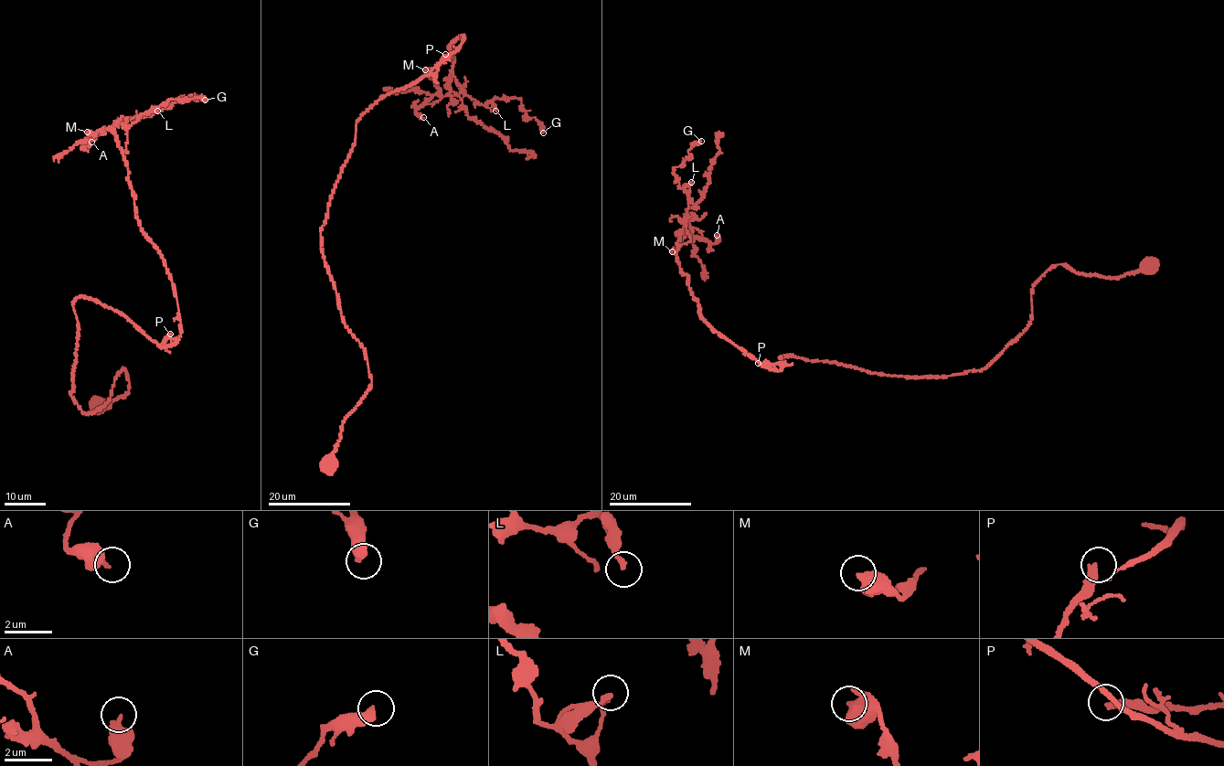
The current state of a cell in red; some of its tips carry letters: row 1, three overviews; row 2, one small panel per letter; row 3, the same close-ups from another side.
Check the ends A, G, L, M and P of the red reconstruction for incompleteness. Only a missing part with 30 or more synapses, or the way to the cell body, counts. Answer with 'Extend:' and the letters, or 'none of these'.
Extend: M, P

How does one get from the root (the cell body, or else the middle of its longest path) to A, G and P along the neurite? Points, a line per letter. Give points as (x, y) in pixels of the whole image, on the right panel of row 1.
A: (1149, 265), (1051, 266), (984, 369), (790, 355), (777, 369), (700, 314), (677, 240), (717, 235)
G: (1149, 265), (1051, 266), (984, 369), (771, 368), (703, 319), (676, 258), (689, 201), (674, 170), (701, 141)
P: (1149, 265), (1112, 278), (1051, 266), (1029, 324), (984, 369), (758, 363)

